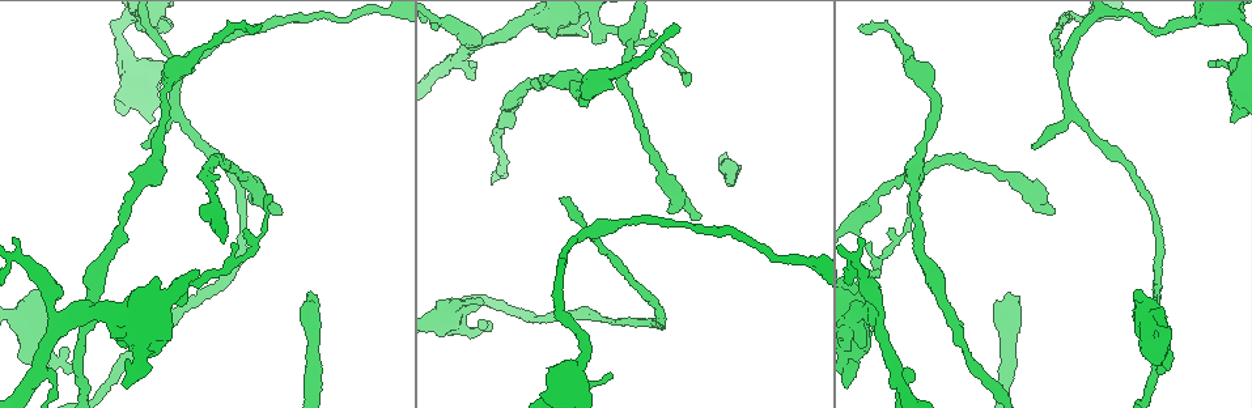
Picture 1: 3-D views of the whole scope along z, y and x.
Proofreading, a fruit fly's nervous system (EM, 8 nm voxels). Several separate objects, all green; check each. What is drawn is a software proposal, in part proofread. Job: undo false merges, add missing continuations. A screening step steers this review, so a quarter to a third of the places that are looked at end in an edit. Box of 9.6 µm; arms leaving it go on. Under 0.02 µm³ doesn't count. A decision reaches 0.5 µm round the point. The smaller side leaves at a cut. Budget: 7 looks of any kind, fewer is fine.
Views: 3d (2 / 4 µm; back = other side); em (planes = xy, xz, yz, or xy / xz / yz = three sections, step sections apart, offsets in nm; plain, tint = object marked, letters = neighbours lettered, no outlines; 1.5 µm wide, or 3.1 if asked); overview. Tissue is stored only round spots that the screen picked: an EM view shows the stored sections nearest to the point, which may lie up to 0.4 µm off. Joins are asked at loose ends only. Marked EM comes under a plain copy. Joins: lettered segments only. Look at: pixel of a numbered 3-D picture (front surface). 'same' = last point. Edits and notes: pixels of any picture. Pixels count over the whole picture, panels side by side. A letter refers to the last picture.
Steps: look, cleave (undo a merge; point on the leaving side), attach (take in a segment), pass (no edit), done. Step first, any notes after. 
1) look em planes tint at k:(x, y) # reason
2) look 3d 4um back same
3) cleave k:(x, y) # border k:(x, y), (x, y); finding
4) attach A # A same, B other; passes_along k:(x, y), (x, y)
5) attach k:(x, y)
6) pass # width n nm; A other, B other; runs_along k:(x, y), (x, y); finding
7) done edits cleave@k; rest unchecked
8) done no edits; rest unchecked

look 3d 4um at 1:(676, 27) # thin end

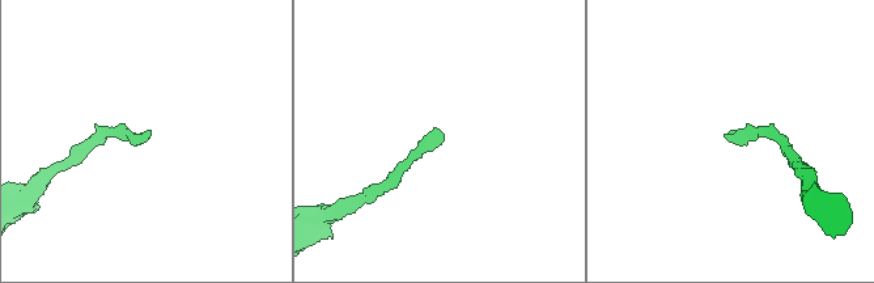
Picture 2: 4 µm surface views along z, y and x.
look em xy step 8 tint at 2:(442, 137) # shape alone is not enough

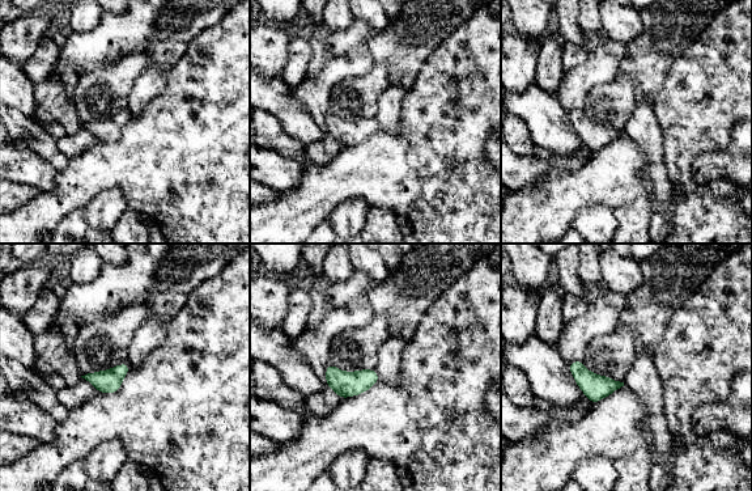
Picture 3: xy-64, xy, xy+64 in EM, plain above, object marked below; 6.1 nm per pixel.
look em planes letters same

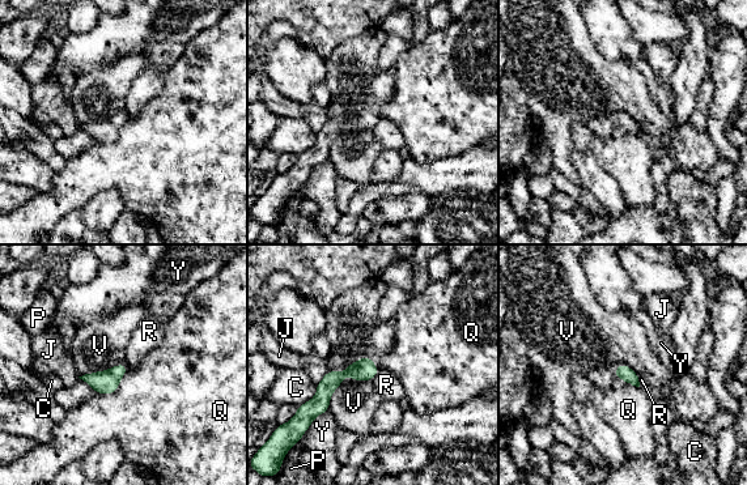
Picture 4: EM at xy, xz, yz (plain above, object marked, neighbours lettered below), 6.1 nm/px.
pass # width 90 nm; longest_contact V 340 nm; C other, J other, P other, Q other, R other, V other, Y other; no lettered segment goes on from it

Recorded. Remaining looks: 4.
look 3d 4um at 1:(35, 290) # thick end

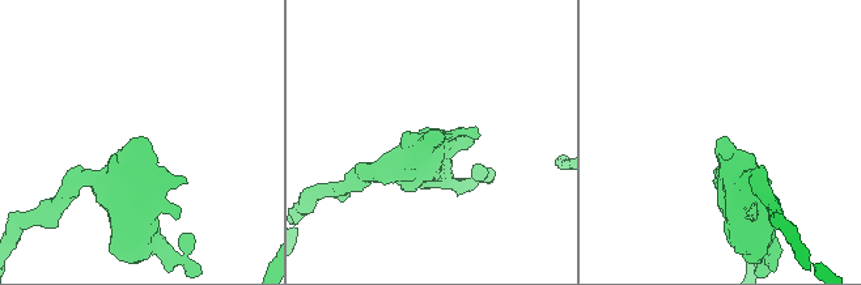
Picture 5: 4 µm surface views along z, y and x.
look em xz step 4 letters at 5:(435, 136)

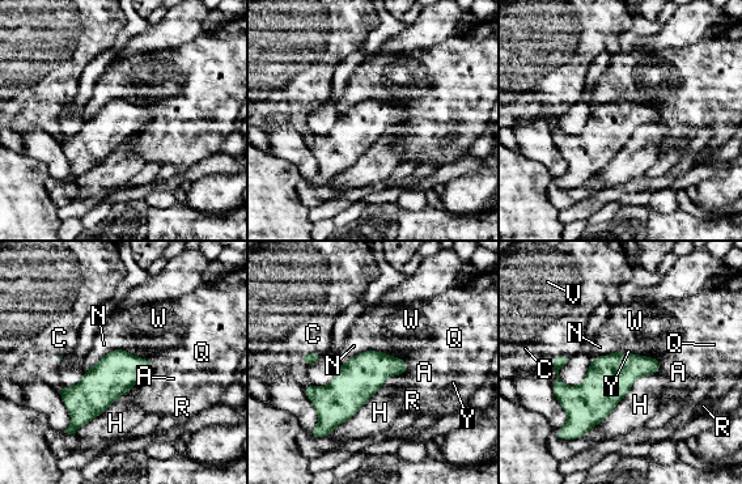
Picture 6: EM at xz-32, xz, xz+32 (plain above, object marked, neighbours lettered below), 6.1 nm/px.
look em planes letters same

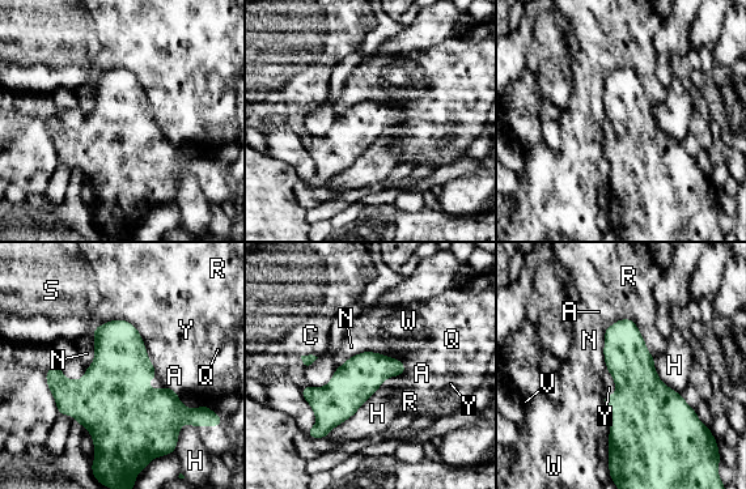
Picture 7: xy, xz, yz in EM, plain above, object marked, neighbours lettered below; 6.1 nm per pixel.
pass # width 280 nm; A other, C other, H other, N other, Q other, R other, S other, V other, W other, Y other; border 7:(607, 370), (615, 391), (602, 396); none of them fits

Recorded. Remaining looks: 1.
look em yz step 4 letters at 1:(1033, 144) # free end

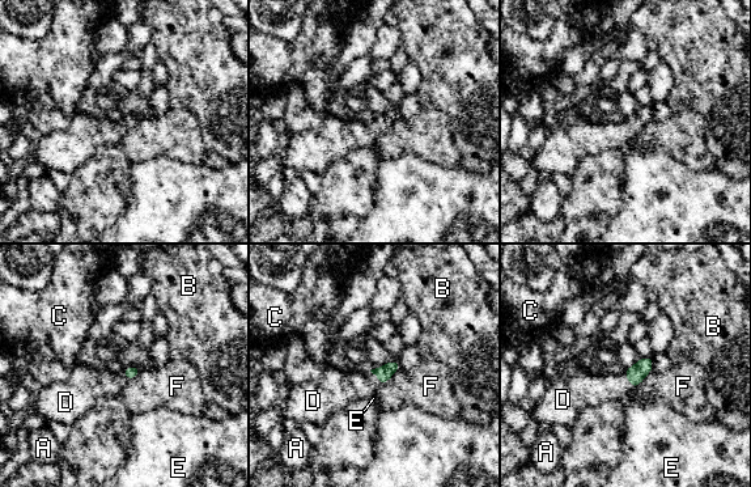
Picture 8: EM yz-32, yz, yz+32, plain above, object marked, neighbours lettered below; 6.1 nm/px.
attach D # A other, B other, C other, D same, E other, F other; passes_along 8:(384, 373), (377, 377), (338, 388); it goes on there

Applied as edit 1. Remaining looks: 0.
done edits attach@8; rest unchecked

